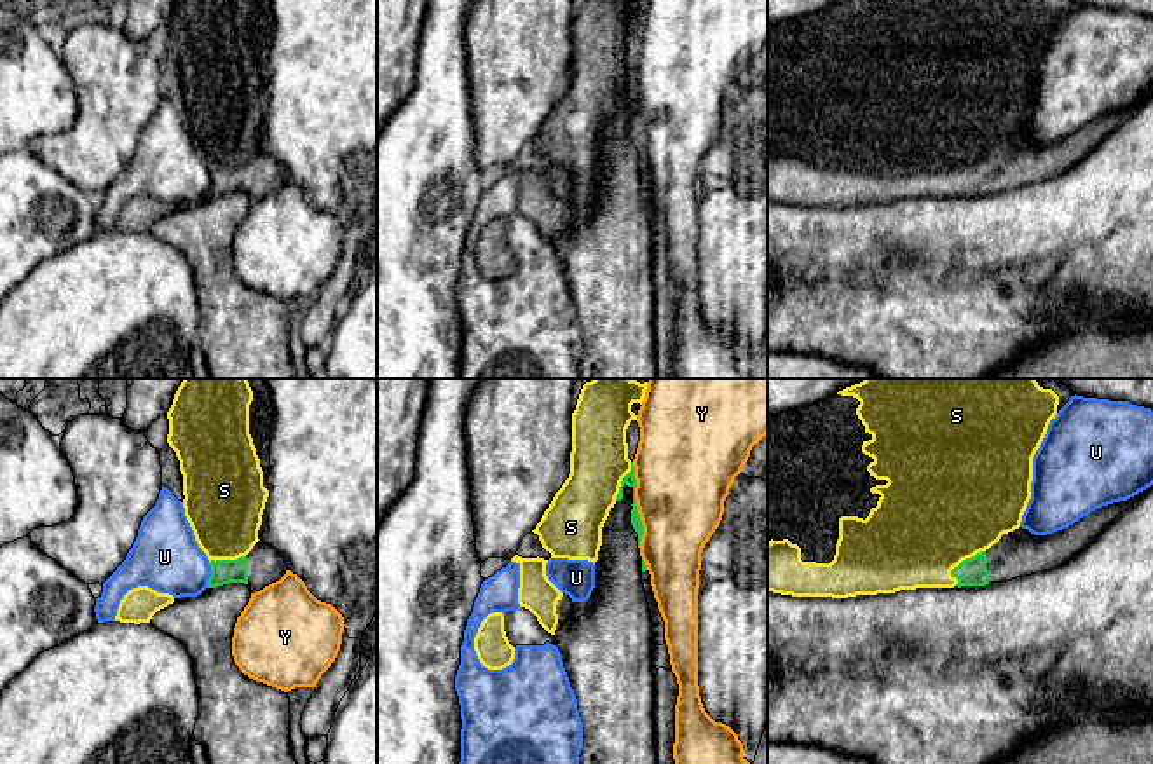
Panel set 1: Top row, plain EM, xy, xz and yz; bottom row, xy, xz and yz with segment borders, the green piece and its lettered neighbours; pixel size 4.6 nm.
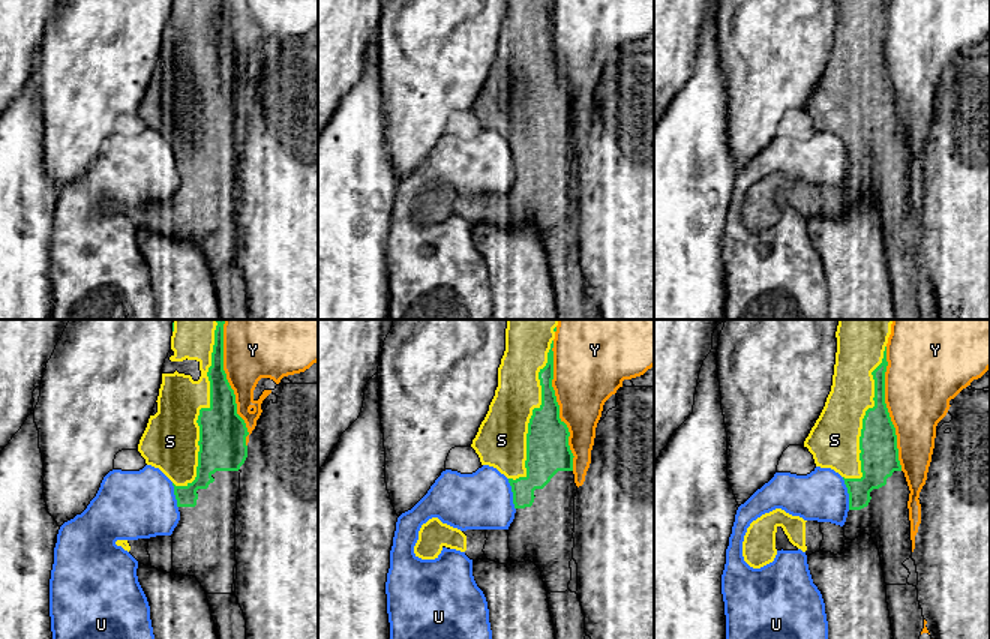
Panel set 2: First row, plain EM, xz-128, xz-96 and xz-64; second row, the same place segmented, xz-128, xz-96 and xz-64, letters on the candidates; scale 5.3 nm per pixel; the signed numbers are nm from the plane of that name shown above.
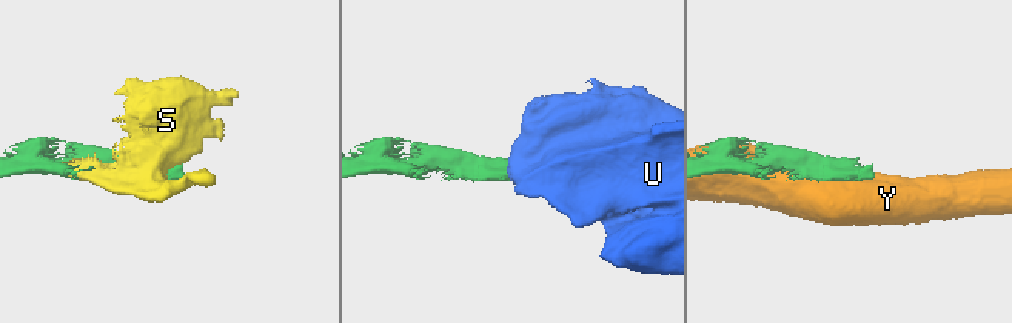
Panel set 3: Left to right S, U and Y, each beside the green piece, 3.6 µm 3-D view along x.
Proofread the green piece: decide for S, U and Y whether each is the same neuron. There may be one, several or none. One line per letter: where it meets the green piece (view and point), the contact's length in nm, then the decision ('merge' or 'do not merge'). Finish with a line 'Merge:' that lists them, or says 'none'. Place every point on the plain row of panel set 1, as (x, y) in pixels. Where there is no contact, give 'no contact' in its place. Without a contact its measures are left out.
S: meets green in yz at (961, 171); contact 220 nm long; merge
U: meets green in xy at (211, 184); contact 120 nm long; do not merge
Y: meets green in xz at (635, 114); contact 400 nm long; do not merge
Merge: S

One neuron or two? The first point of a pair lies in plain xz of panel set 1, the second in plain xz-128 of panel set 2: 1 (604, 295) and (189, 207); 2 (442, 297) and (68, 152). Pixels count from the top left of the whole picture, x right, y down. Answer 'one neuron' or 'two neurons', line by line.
1: two neurons
2: two neurons

